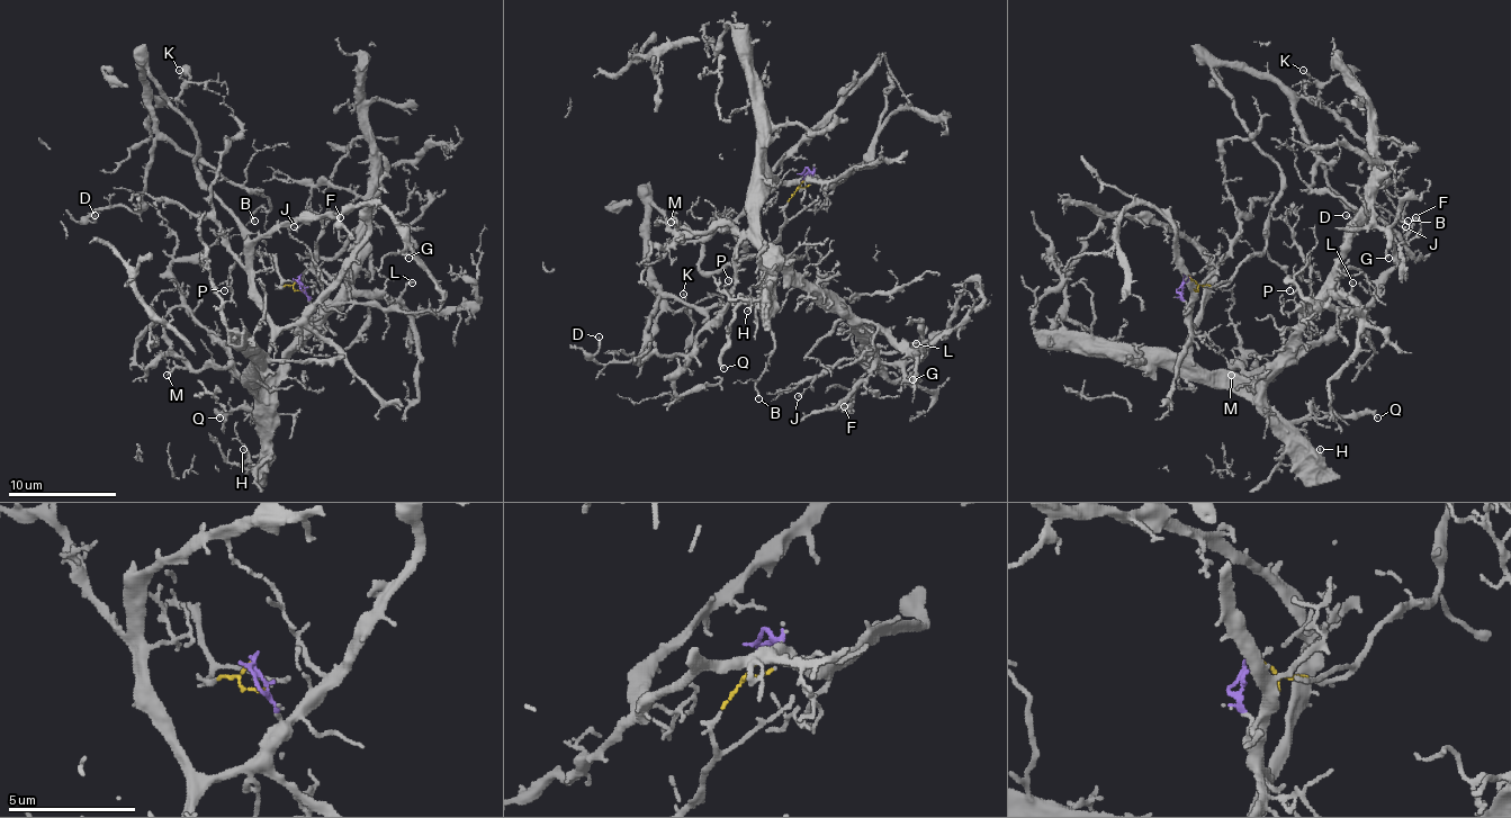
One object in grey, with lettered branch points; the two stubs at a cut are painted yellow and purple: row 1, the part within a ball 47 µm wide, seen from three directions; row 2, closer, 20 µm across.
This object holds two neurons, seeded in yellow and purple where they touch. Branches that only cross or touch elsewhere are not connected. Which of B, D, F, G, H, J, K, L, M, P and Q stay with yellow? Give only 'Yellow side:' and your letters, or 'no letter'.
Yellow side: B, D, K, P

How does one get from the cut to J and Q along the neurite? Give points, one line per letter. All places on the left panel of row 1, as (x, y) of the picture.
J: (299, 277), (309, 307), (258, 378), (348, 280), (365, 204), (318, 185), (294, 225)
Q: (299, 277), (309, 307), (277, 334), (255, 372), (261, 421), (234, 407), (221, 419)

